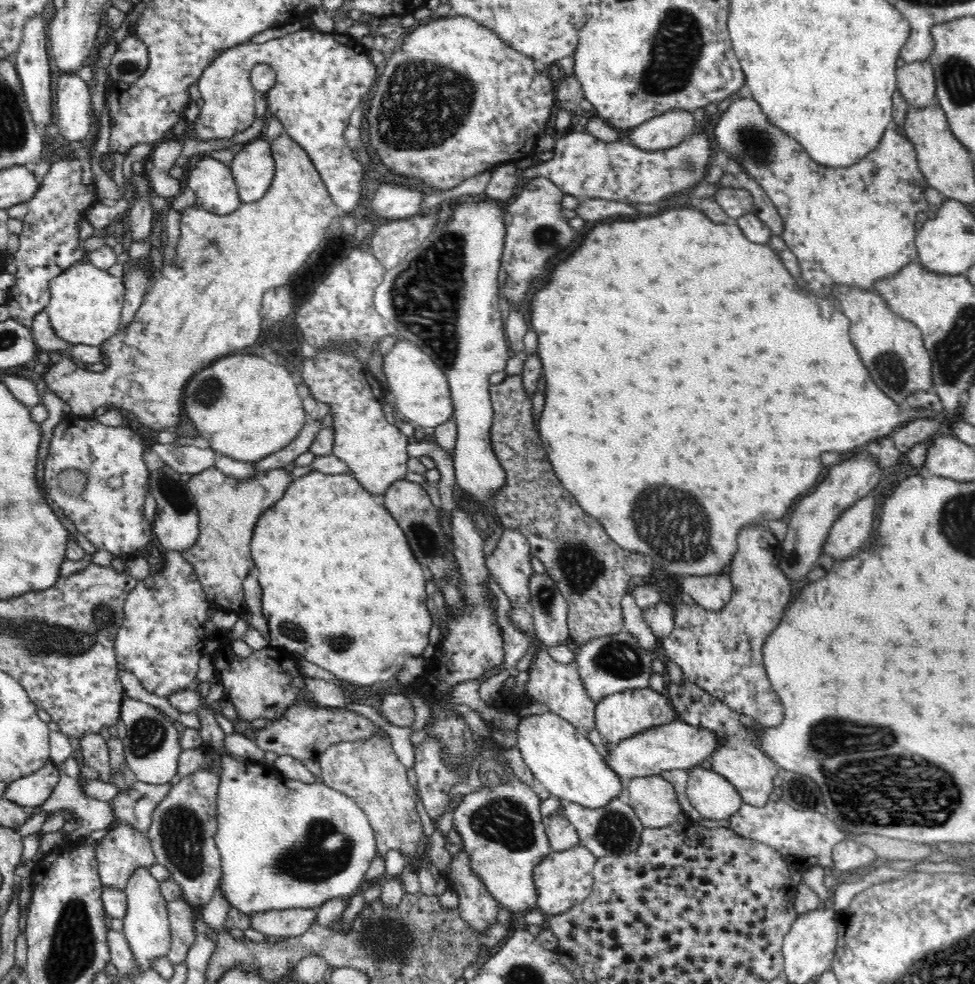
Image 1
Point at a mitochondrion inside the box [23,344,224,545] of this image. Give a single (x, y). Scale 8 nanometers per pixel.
(169, 489)

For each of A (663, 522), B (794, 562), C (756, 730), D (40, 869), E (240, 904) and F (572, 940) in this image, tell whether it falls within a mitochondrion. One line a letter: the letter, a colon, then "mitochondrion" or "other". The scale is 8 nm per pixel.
A: mitochondrion
B: mitochondrion
C: other
D: other
E: other
F: other

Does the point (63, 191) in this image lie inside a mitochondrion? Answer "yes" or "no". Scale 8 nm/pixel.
no

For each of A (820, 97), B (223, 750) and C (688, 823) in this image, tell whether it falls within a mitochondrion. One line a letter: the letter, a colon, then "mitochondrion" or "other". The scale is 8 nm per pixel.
A: other
B: other
C: other

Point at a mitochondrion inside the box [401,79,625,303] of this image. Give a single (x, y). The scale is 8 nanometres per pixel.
(549, 242)

